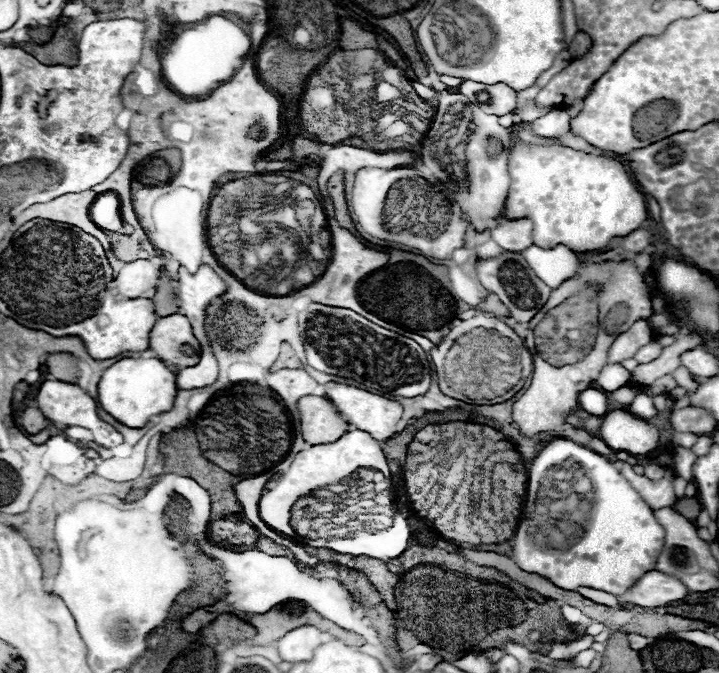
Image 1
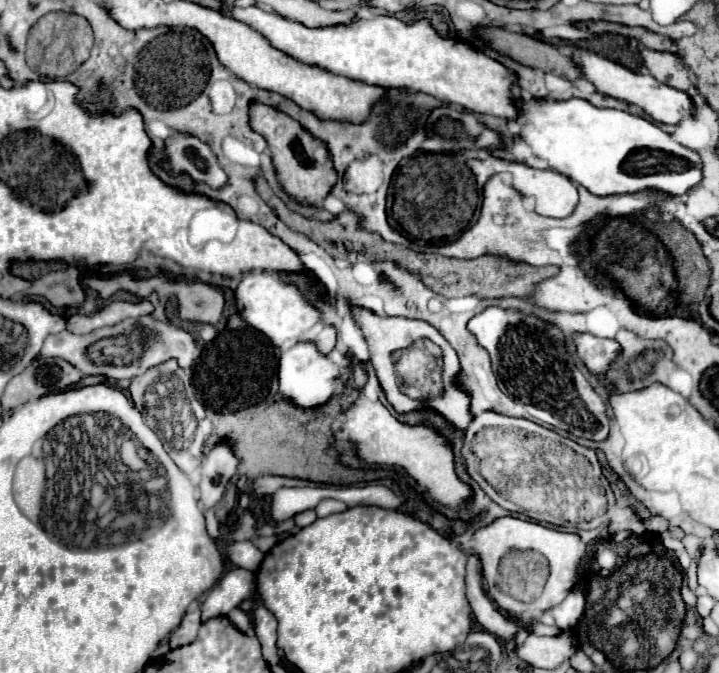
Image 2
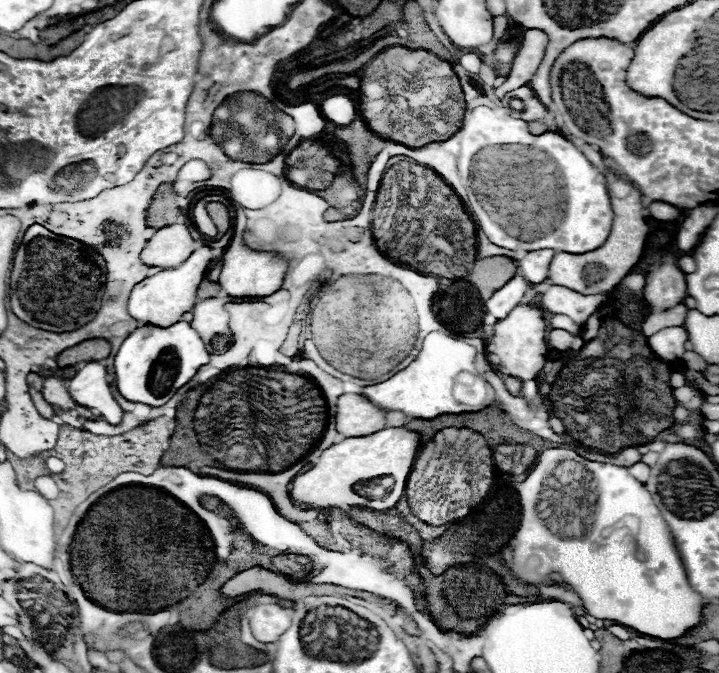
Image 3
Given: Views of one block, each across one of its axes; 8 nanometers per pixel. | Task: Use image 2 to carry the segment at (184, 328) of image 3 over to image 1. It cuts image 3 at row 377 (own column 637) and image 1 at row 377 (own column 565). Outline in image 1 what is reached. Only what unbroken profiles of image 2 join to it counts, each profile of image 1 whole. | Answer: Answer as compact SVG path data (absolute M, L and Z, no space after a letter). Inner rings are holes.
M124 358L112 364L98 382L98 404L120 424L142 428L150 416L168 412L176 396L176 376L158 358Z

